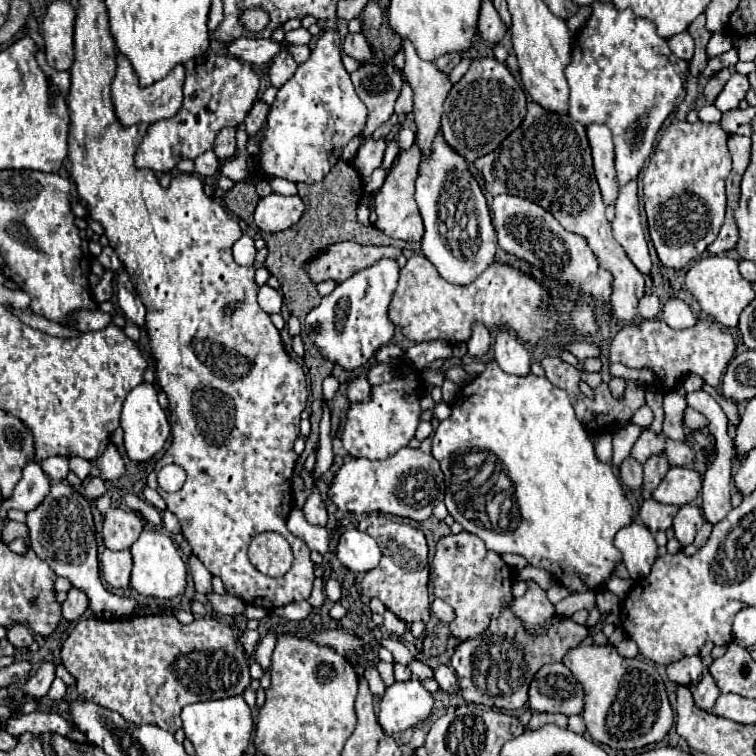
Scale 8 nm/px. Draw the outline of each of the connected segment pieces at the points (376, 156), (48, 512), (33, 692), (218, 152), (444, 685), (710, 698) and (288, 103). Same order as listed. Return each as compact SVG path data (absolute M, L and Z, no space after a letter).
M373 138L361 140L361 148L359 148L357 156L355 156L355 168L363 178L371 176L373 170L381 168L385 148L387 148L385 140L373 140Z
M55 482L51 492L43 500L43 504L31 512L27 512L27 526L31 532L31 548L53 568L57 576L69 578L69 582L83 590L89 598L89 608L99 618L127 618L135 614L135 608L141 606L141 600L113 596L107 592L99 578L99 560L97 560L97 544L95 544L95 526L91 516L89 502L75 492L67 482Z
M45 662L35 676L29 676L23 684L21 684L21 690L25 696L31 696L35 700L43 698L49 688L51 688L51 682L55 678L55 664L53 662Z
M223 128L223 130L219 130L219 134L215 138L213 152L215 152L215 156L221 162L235 156L235 128Z
M441 664L441 666L435 670L435 680L439 682L439 686L441 686L443 692L453 694L453 692L457 690L457 676L455 676L455 670L453 670L451 666Z
M705 672L703 678L693 688L693 700L695 700L695 704L699 708L707 710L707 712L713 710L713 704L719 698L719 694L721 692L719 692L719 688L717 688L717 684L715 684L715 680L713 680L713 676L709 672Z
M327 30L327 32L323 32L323 36L319 36L309 60L299 64L297 72L279 88L277 100L271 104L263 140L259 142L259 156L255 156L257 174L261 178L277 178L279 176L289 182L305 182L305 184L321 182L327 176L327 172L341 158L343 146L353 136L359 136L363 132L365 122L367 122L367 108L355 94L351 78L341 62L339 34L335 30Z

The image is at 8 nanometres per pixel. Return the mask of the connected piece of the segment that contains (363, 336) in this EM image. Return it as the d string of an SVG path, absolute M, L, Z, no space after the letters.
M383 258L337 284L335 290L327 294L321 304L313 308L305 318L305 330L313 340L317 352L349 372L367 364L381 346L389 344L395 334L395 324L387 316L387 308L397 286L397 278L397 262Z

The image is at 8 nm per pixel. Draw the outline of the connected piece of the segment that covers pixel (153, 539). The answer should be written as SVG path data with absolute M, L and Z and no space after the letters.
M145 526L137 542L131 546L133 552L133 574L131 574L131 586L139 596L153 598L153 600L173 600L181 596L187 588L187 566L179 556L179 550L175 548L173 540L167 534L161 534L153 530L151 526Z

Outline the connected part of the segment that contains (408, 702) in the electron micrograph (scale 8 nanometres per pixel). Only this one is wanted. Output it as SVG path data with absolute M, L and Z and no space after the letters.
M421 680L395 682L385 690L379 702L379 724L387 734L401 732L417 726L431 714L431 694L421 684Z

